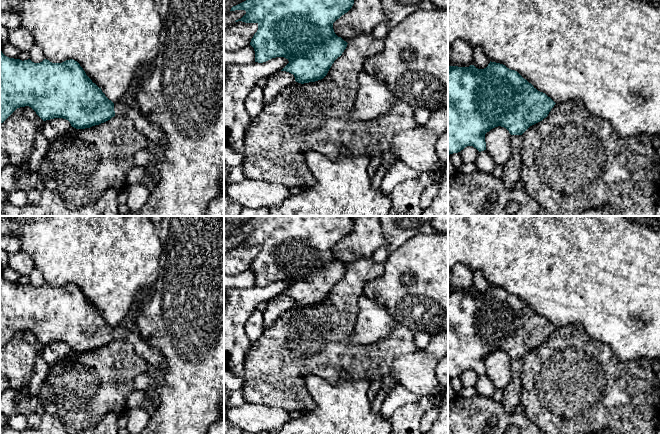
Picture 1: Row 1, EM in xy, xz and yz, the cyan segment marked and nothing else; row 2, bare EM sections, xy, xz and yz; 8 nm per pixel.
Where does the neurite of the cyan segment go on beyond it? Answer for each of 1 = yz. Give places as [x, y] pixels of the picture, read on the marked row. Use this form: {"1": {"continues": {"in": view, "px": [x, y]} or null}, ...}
{"1": {"continues": null}}

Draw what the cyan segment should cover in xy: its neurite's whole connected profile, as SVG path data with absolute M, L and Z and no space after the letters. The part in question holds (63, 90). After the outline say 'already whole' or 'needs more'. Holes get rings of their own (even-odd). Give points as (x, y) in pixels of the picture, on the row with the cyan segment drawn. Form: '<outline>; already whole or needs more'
M0 45L0 124L17 108L29 106L43 120L63 118L76 129L90 128L110 120L115 115L129 118L135 127L152 144L164 141L163 132L147 121L140 110L109 100L92 80L86 75L80 64L73 60L52 63L44 59L34 63L30 59L9 58L1 51Z; needs more

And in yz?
M491 62L484 69L448 67L448 155L467 146L486 150L485 134L501 126L511 135L522 135L530 126L546 118L556 103L538 91L517 71Z; already whole

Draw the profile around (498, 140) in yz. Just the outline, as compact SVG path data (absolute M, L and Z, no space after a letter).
M501 126L495 127L485 134L486 151L496 165L503 166L509 159L511 137L509 131Z

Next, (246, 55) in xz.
M248 45L236 52L224 50L224 67L229 64L249 64L255 61L255 51Z

